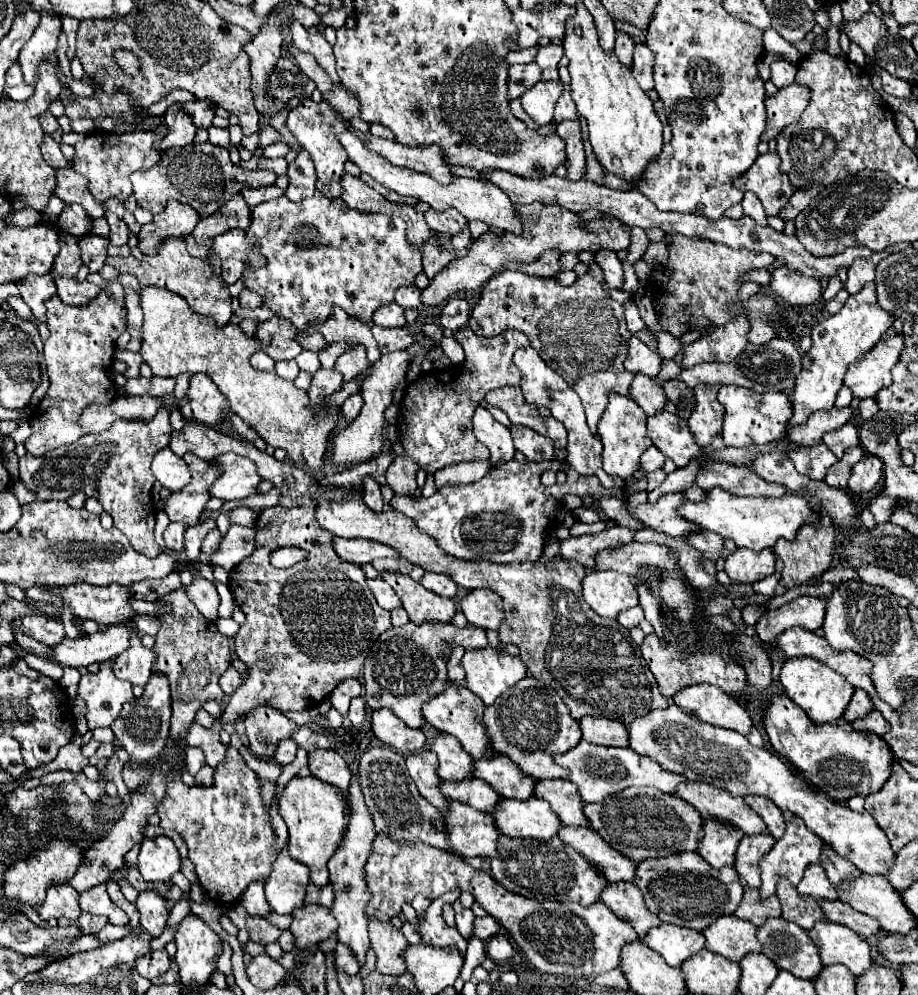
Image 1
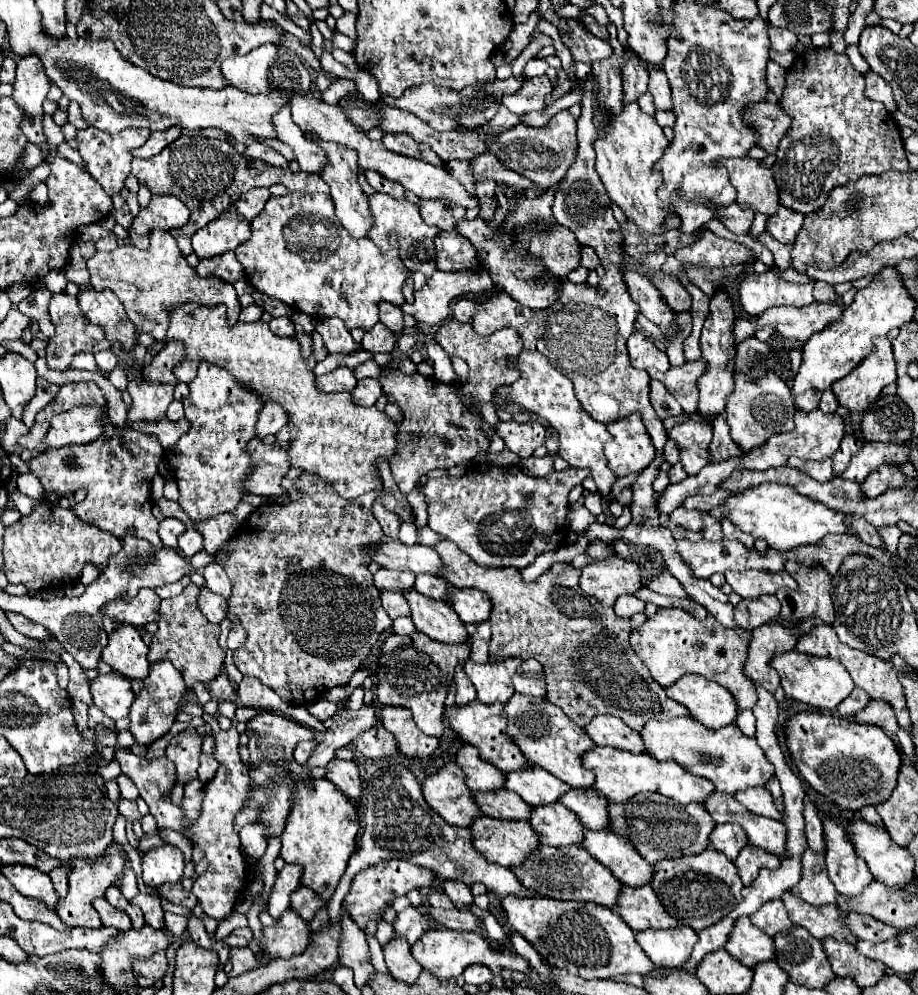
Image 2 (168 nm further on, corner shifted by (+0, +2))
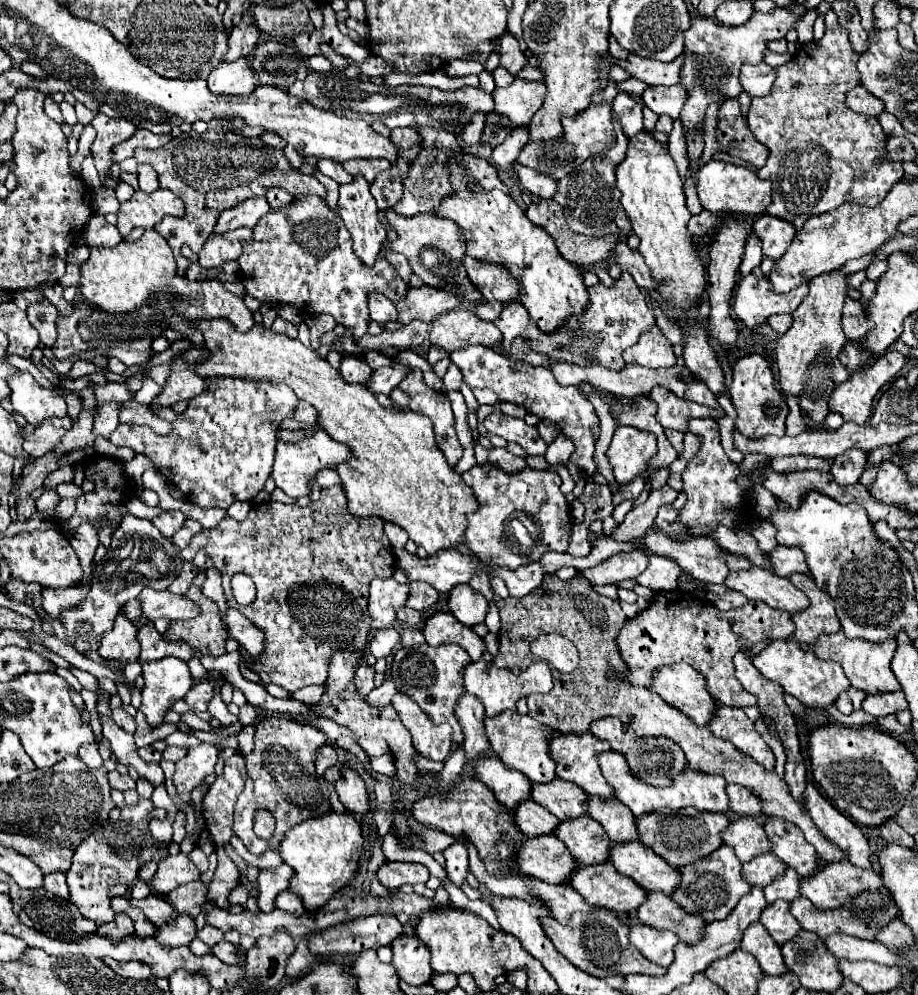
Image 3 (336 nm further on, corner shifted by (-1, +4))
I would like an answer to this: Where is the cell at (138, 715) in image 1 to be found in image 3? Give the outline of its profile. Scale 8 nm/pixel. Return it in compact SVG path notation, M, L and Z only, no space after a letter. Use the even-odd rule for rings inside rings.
M163 657L157 661L141 663L143 667L143 703L139 711L145 713L151 727L161 725L165 711L173 707L175 701L183 699L193 685L193 677L185 661L177 657Z

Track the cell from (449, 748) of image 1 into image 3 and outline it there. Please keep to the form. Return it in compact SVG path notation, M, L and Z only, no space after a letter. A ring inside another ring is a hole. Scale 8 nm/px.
M479 757L475 775L495 793L495 799L509 809L517 807L521 799L529 799L529 779L519 771L507 769L497 757Z

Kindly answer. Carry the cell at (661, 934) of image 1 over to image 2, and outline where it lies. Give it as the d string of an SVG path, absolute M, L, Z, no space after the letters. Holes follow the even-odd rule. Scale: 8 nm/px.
M690 927L648 929L636 933L636 941L656 967L680 967L692 953L696 933Z

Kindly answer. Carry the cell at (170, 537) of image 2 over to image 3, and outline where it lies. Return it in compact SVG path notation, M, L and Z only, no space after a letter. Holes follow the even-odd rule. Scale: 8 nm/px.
M163 511L159 517L153 519L153 525L161 531L163 537L169 537L177 533L185 523L185 515L181 511Z

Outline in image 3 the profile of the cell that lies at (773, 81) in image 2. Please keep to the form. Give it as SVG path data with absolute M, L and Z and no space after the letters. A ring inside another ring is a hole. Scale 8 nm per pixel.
M759 63L759 65L745 65L741 69L741 85L747 93L751 93L753 97L763 97L771 93L771 87L777 79L777 73L773 67L769 67L767 63Z

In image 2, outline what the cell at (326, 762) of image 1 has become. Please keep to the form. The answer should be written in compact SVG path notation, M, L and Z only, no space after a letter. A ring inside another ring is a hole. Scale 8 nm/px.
M332 759L326 765L328 773L326 779L332 781L346 797L350 797L350 801L358 801L360 791L362 791L362 781L360 781L360 773L354 761L342 761L342 759Z

